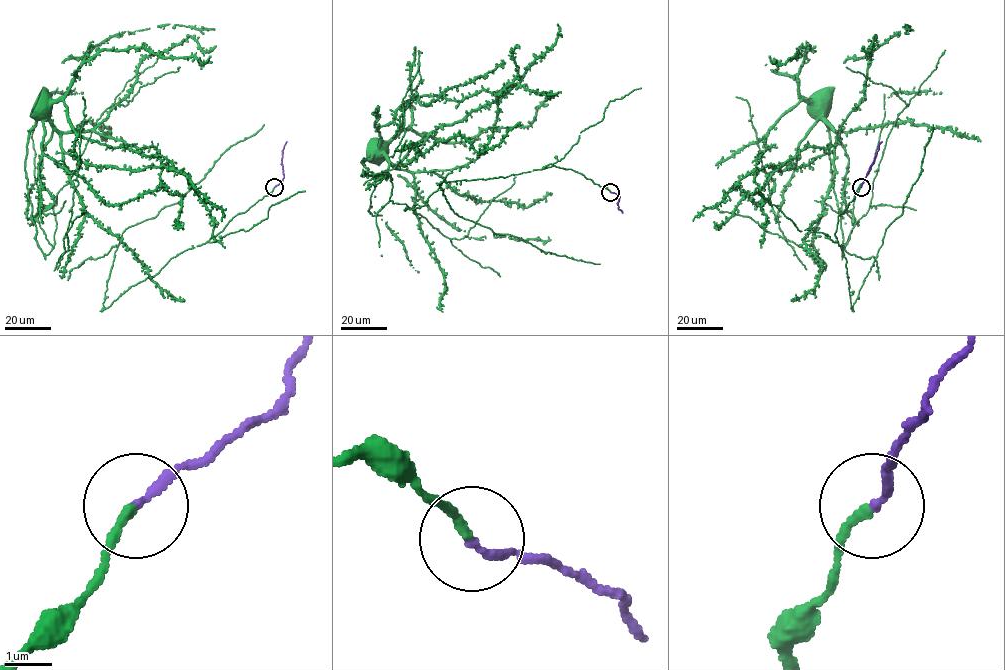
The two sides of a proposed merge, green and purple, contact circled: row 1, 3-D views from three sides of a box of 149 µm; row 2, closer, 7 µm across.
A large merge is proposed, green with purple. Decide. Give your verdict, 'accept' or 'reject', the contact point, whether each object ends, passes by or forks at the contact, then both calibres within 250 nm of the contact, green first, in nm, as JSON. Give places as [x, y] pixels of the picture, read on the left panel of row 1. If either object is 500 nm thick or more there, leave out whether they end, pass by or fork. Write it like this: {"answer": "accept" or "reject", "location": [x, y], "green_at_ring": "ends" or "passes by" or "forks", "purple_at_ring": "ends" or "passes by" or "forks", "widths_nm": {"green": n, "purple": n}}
{"answer": "accept", "location": [274, 187], "green_at_ring": "ends", "purple_at_ring": "ends", "widths_nm": {"green": 200, "purple": 190}}

